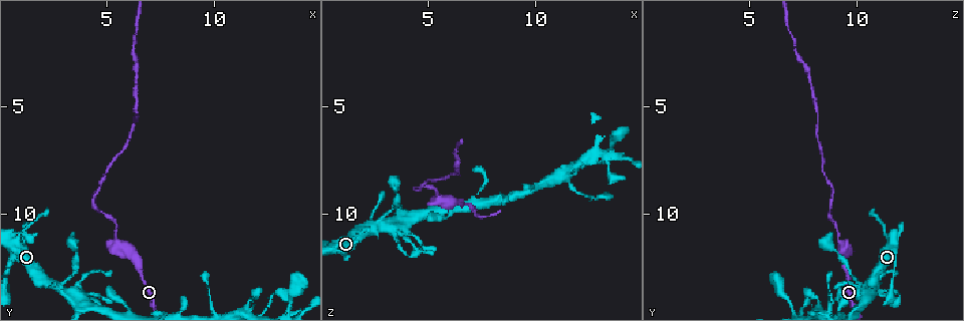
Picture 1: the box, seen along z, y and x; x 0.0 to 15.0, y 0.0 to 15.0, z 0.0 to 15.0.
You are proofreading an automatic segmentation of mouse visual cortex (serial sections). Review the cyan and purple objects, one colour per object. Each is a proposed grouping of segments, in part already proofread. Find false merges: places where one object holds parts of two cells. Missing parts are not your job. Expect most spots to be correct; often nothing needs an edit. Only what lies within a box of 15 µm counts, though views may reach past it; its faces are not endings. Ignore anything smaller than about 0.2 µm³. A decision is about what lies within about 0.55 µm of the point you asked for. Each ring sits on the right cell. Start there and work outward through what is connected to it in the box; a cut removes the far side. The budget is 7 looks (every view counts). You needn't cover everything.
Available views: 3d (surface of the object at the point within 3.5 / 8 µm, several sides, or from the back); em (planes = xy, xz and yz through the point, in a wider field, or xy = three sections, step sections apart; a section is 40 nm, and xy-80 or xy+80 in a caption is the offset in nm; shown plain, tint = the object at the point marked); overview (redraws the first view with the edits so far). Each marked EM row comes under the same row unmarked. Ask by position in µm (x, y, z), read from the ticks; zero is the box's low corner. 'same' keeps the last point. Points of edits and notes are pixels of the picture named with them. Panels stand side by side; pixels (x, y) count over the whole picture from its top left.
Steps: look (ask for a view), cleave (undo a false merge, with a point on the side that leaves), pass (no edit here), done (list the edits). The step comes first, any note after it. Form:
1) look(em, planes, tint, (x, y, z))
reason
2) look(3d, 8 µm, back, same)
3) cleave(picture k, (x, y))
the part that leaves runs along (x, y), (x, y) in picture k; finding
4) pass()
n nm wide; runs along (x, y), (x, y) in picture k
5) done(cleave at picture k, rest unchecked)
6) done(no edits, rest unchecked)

look(3d, 3.5 µm, (2.5, 13.3, 10.8))
two arms in line, one across

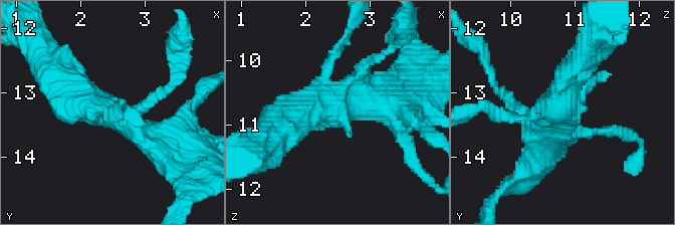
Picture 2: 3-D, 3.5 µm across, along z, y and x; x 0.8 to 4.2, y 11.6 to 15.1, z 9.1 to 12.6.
look(em, xy, step 3, tint, (2.40, 13.30, 10.75))

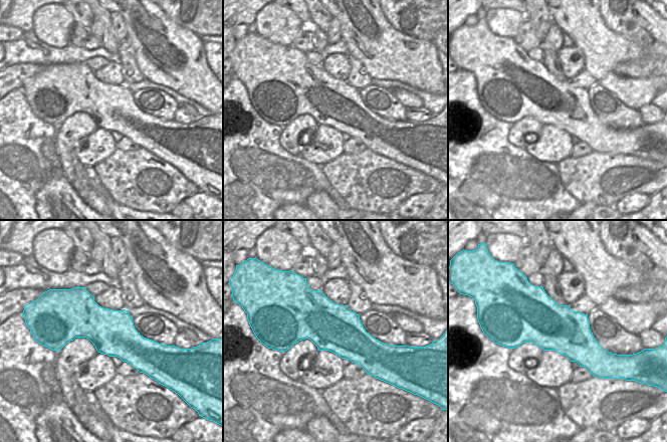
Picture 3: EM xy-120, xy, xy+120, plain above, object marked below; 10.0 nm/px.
pass()
runs along (61, 67), (85, 100), (163, 138) in picture 2; all the same cell

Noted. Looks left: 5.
look(3d, 3.5 µm, (5.4, 10.7, 9.1))
thick turns thin

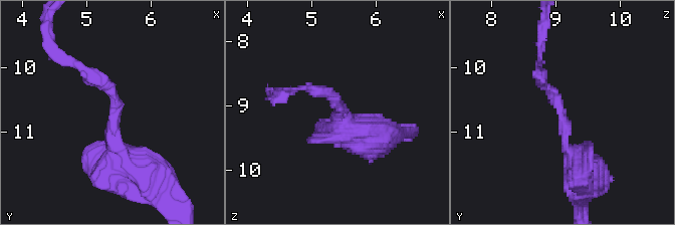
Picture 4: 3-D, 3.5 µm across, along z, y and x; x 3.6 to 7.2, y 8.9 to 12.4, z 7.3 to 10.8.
look(em, xy, step 2, tint, (5.45, 10.70, 9.10))
arms of 200, 350 nm; shape alone is not enough

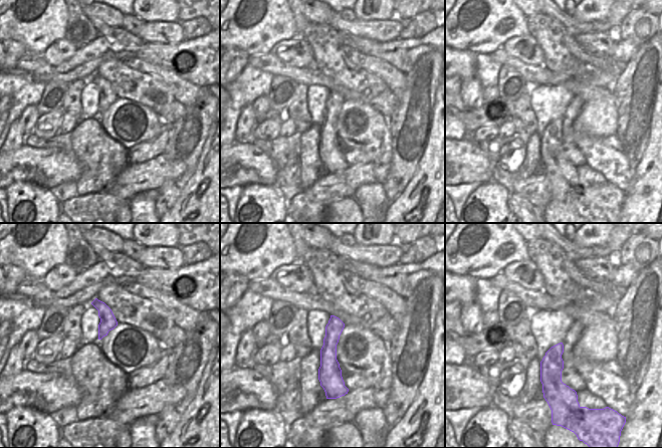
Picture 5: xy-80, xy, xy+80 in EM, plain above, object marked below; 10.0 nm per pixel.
pass()
170 nm wide; runs along (134, 170), (116, 148), (113, 92), (75, 67) in picture 4; continuous, no second cell

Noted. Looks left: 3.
done(no edits, rest unchecked)

